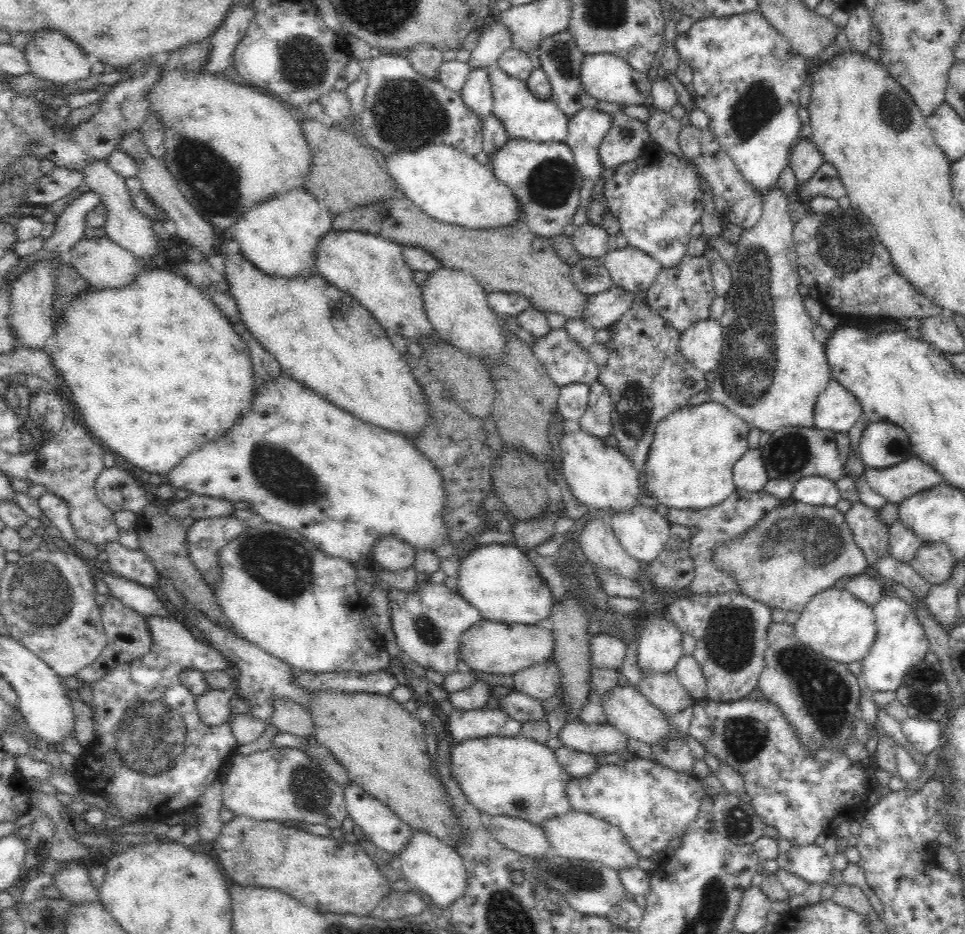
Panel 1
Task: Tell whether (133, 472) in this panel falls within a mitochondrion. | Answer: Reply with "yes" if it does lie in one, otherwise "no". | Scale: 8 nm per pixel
no

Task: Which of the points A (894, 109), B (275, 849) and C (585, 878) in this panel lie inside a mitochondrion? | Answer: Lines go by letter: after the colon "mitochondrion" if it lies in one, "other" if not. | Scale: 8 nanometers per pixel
A: mitochondrion
B: other
C: mitochondrion

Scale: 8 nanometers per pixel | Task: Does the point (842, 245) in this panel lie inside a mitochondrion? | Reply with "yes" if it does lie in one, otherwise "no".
yes

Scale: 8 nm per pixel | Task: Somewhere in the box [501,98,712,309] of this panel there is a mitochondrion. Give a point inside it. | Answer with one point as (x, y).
(551, 183)

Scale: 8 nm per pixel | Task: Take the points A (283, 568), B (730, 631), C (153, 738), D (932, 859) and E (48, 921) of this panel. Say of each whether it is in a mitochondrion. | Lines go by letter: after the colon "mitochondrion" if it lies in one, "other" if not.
A: mitochondrion
B: mitochondrion
C: mitochondrion
D: other
E: other

